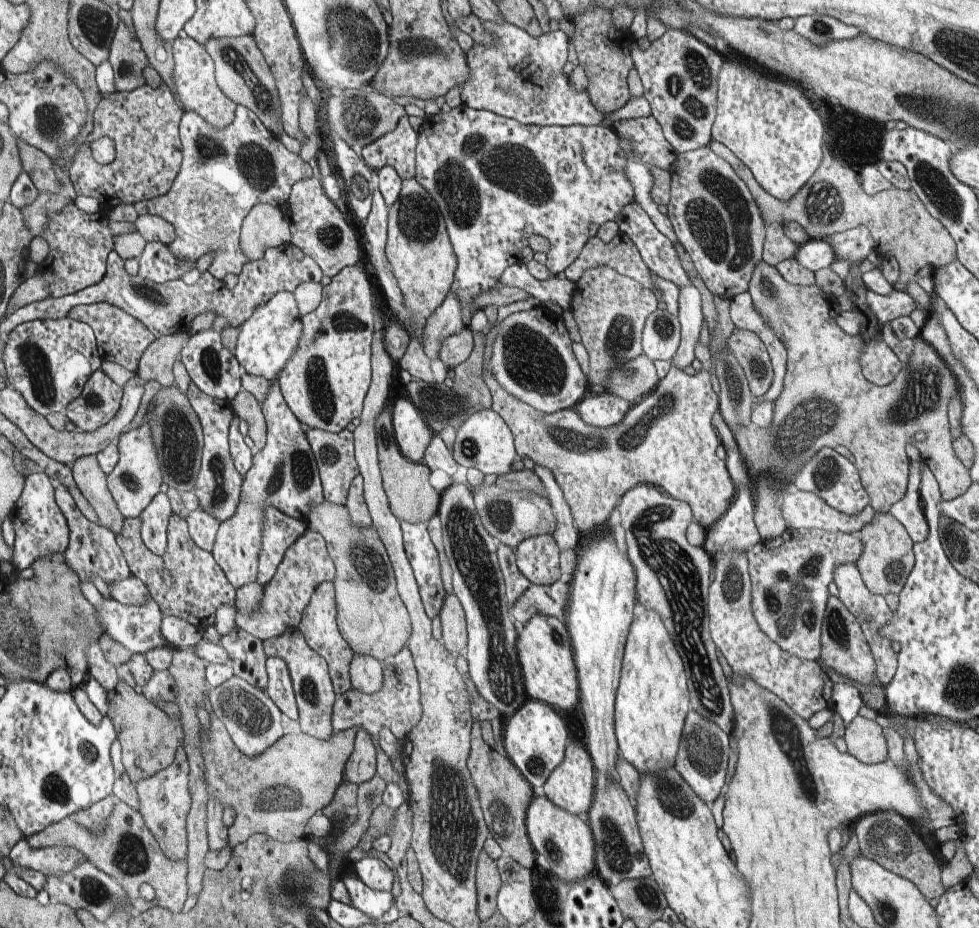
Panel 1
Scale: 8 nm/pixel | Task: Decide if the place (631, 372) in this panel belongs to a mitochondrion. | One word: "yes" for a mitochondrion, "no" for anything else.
yes

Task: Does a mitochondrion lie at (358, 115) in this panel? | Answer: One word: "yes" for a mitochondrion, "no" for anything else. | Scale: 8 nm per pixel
yes

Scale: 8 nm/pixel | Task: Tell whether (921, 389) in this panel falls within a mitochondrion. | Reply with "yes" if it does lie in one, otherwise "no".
yes

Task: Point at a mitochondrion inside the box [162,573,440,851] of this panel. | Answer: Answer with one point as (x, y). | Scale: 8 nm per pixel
(241, 708)

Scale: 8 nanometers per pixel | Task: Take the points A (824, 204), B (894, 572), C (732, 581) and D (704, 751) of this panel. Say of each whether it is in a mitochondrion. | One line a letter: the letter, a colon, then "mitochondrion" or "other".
A: mitochondrion
B: mitochondrion
C: mitochondrion
D: mitochondrion

